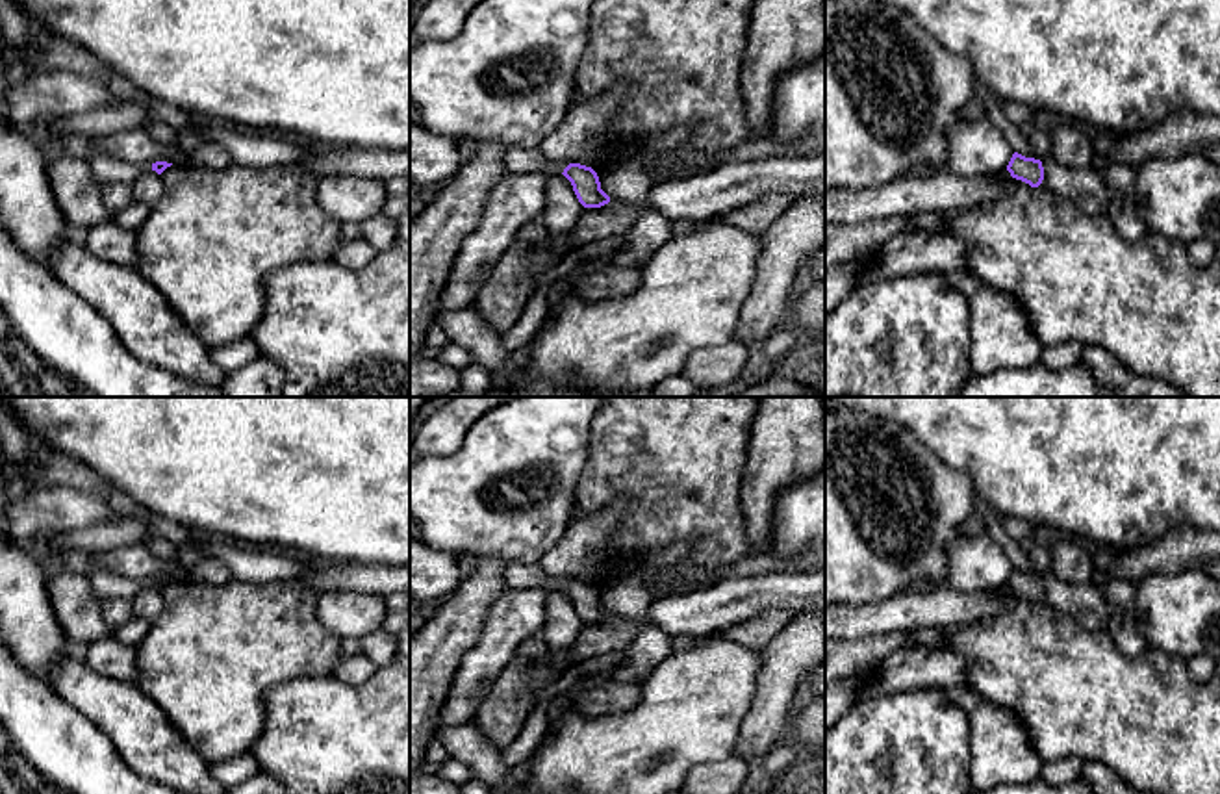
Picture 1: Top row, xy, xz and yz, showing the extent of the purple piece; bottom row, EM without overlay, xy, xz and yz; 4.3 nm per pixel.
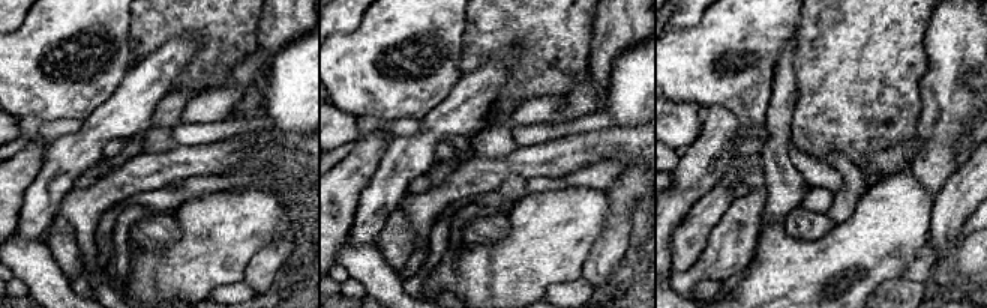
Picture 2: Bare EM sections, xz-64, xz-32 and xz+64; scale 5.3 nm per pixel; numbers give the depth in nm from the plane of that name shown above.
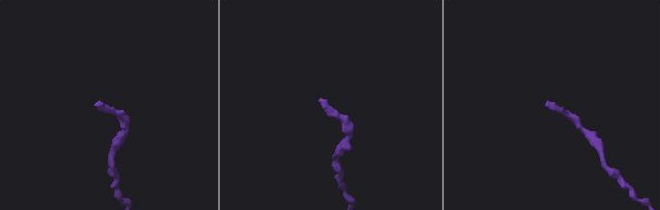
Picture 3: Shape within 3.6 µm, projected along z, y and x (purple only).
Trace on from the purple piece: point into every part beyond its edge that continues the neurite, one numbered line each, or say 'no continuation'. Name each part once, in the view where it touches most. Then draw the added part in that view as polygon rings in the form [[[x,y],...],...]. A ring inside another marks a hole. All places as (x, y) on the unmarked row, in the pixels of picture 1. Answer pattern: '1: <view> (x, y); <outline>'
1: xz (516, 576); [[[508,562],[504,566],[504,583],[508,588],[549,588],[562,590],[567,579],[549,577],[540,564]]]

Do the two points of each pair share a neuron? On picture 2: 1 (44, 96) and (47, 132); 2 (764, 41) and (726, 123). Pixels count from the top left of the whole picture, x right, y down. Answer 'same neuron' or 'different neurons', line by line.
1: different neurons
2: different neurons

